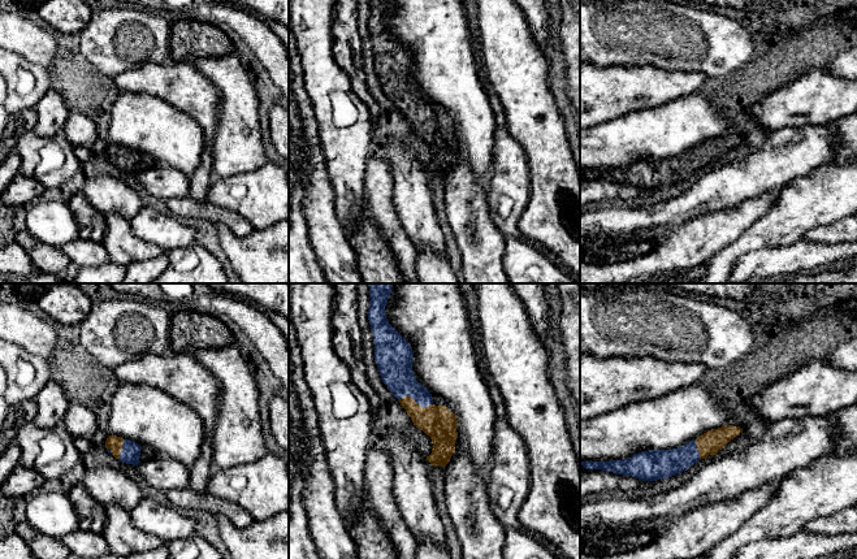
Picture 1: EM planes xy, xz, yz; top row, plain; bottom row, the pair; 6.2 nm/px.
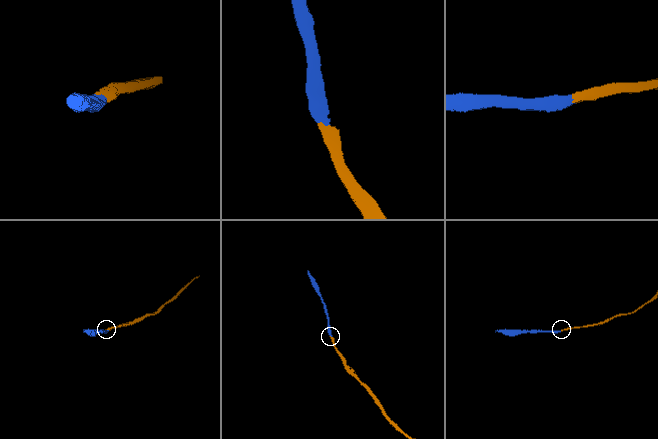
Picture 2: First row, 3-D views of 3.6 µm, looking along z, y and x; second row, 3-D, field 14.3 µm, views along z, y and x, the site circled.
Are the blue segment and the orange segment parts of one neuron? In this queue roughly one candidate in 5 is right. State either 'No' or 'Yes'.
Yes

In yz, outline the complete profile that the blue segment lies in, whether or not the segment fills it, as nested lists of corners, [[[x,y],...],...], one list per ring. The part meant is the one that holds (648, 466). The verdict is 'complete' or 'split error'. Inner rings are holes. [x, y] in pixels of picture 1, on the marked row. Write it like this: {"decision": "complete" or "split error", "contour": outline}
{"decision": "split error", "contour": [[[724,425],[707,430],[696,439],[672,450],[649,450],[632,458],[610,462],[580,462],[585,469],[603,469],[642,481],[668,478],[681,473],[701,459],[717,455],[731,439],[743,433],[740,426]]]}

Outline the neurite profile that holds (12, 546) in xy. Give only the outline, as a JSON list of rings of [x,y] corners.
[[[14,532],[0,540],[0,559],[36,559],[26,542]]]

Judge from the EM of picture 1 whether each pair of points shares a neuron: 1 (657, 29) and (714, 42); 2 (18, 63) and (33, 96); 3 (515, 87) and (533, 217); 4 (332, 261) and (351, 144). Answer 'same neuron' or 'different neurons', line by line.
1: same neuron
2: same neuron
3: same neuron
4: different neurons

